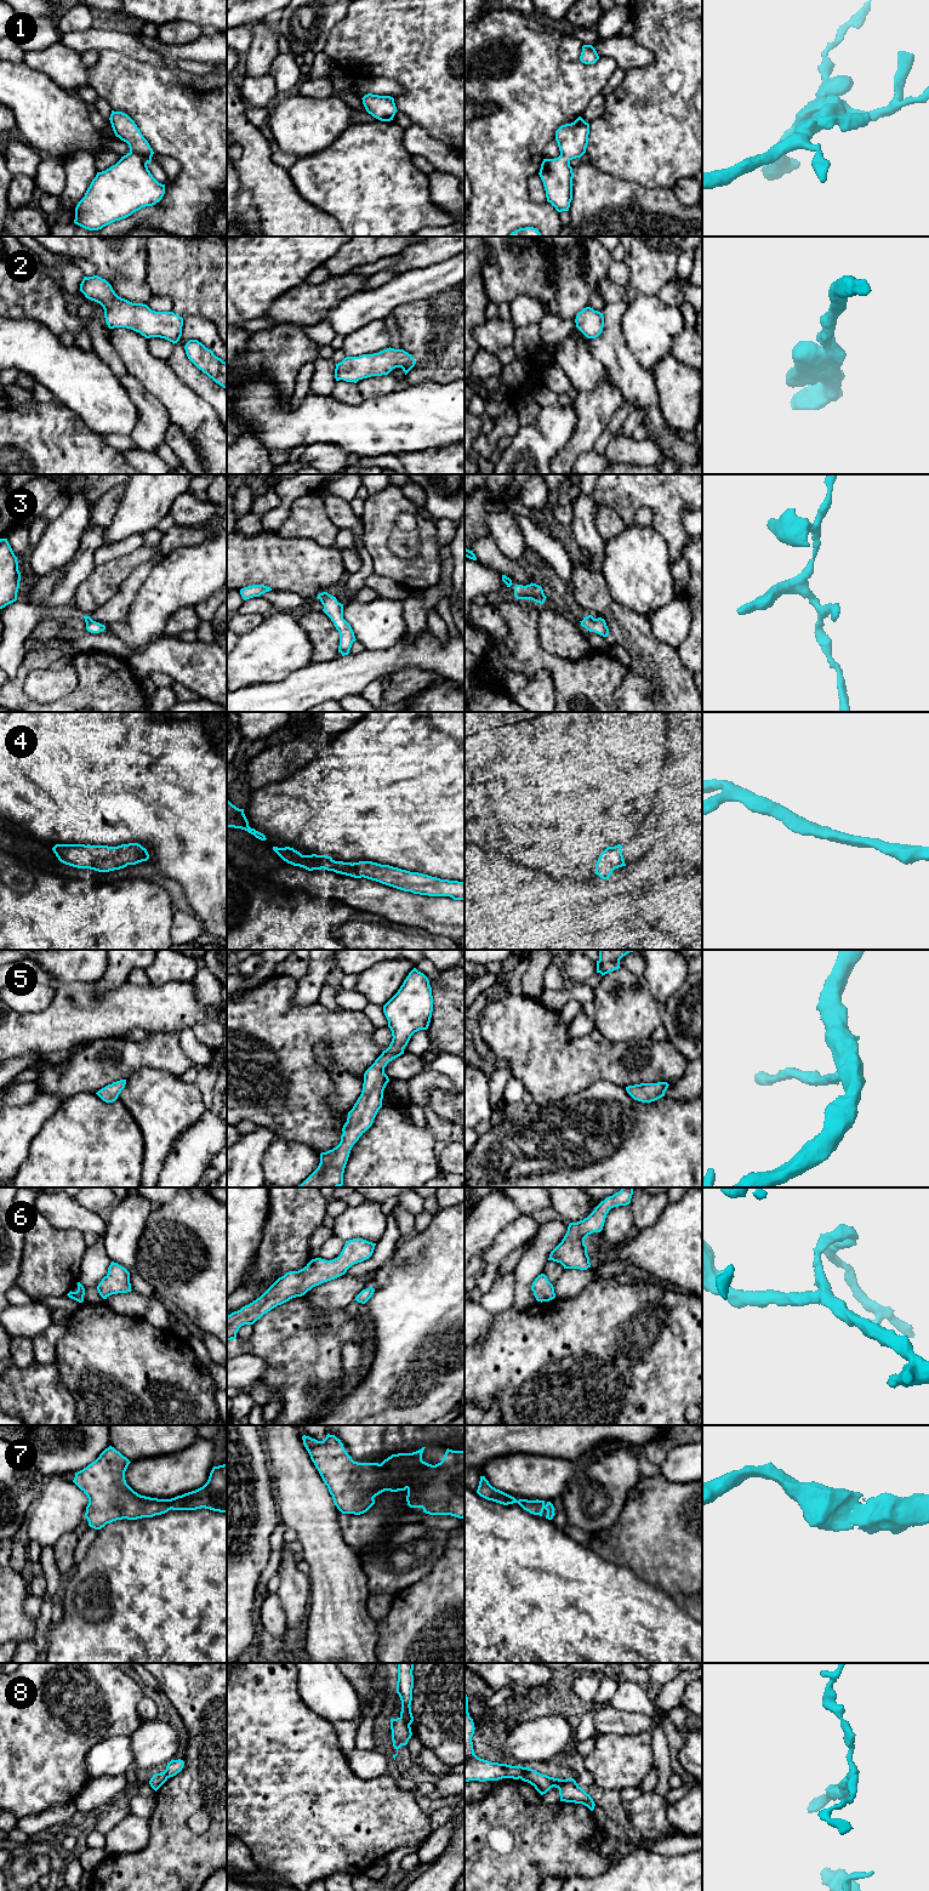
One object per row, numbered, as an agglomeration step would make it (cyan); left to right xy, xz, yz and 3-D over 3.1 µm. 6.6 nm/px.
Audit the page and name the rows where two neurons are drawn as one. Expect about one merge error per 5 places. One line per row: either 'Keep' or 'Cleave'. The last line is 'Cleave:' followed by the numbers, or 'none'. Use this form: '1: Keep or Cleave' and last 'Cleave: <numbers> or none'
1: Keep
2: Keep
3: Keep
4: Keep
5: Keep
6: Keep
7: Keep
8: Cleave
Cleave: 8

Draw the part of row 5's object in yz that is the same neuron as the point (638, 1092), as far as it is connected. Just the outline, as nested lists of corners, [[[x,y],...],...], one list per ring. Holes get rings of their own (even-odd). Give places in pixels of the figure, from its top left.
[[[667,1082],[640,1083],[626,1087],[626,1090],[634,1100],[651,1103],[665,1097],[668,1086]]]

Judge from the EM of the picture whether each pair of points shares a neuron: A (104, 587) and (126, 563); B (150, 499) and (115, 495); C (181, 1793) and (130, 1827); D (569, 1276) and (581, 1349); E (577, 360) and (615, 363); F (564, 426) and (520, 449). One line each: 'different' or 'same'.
A: same
B: different
C: different
D: different
E: different
F: same

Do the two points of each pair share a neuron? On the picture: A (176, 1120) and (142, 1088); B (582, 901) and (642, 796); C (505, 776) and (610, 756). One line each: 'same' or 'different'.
A: same
B: different
C: same

